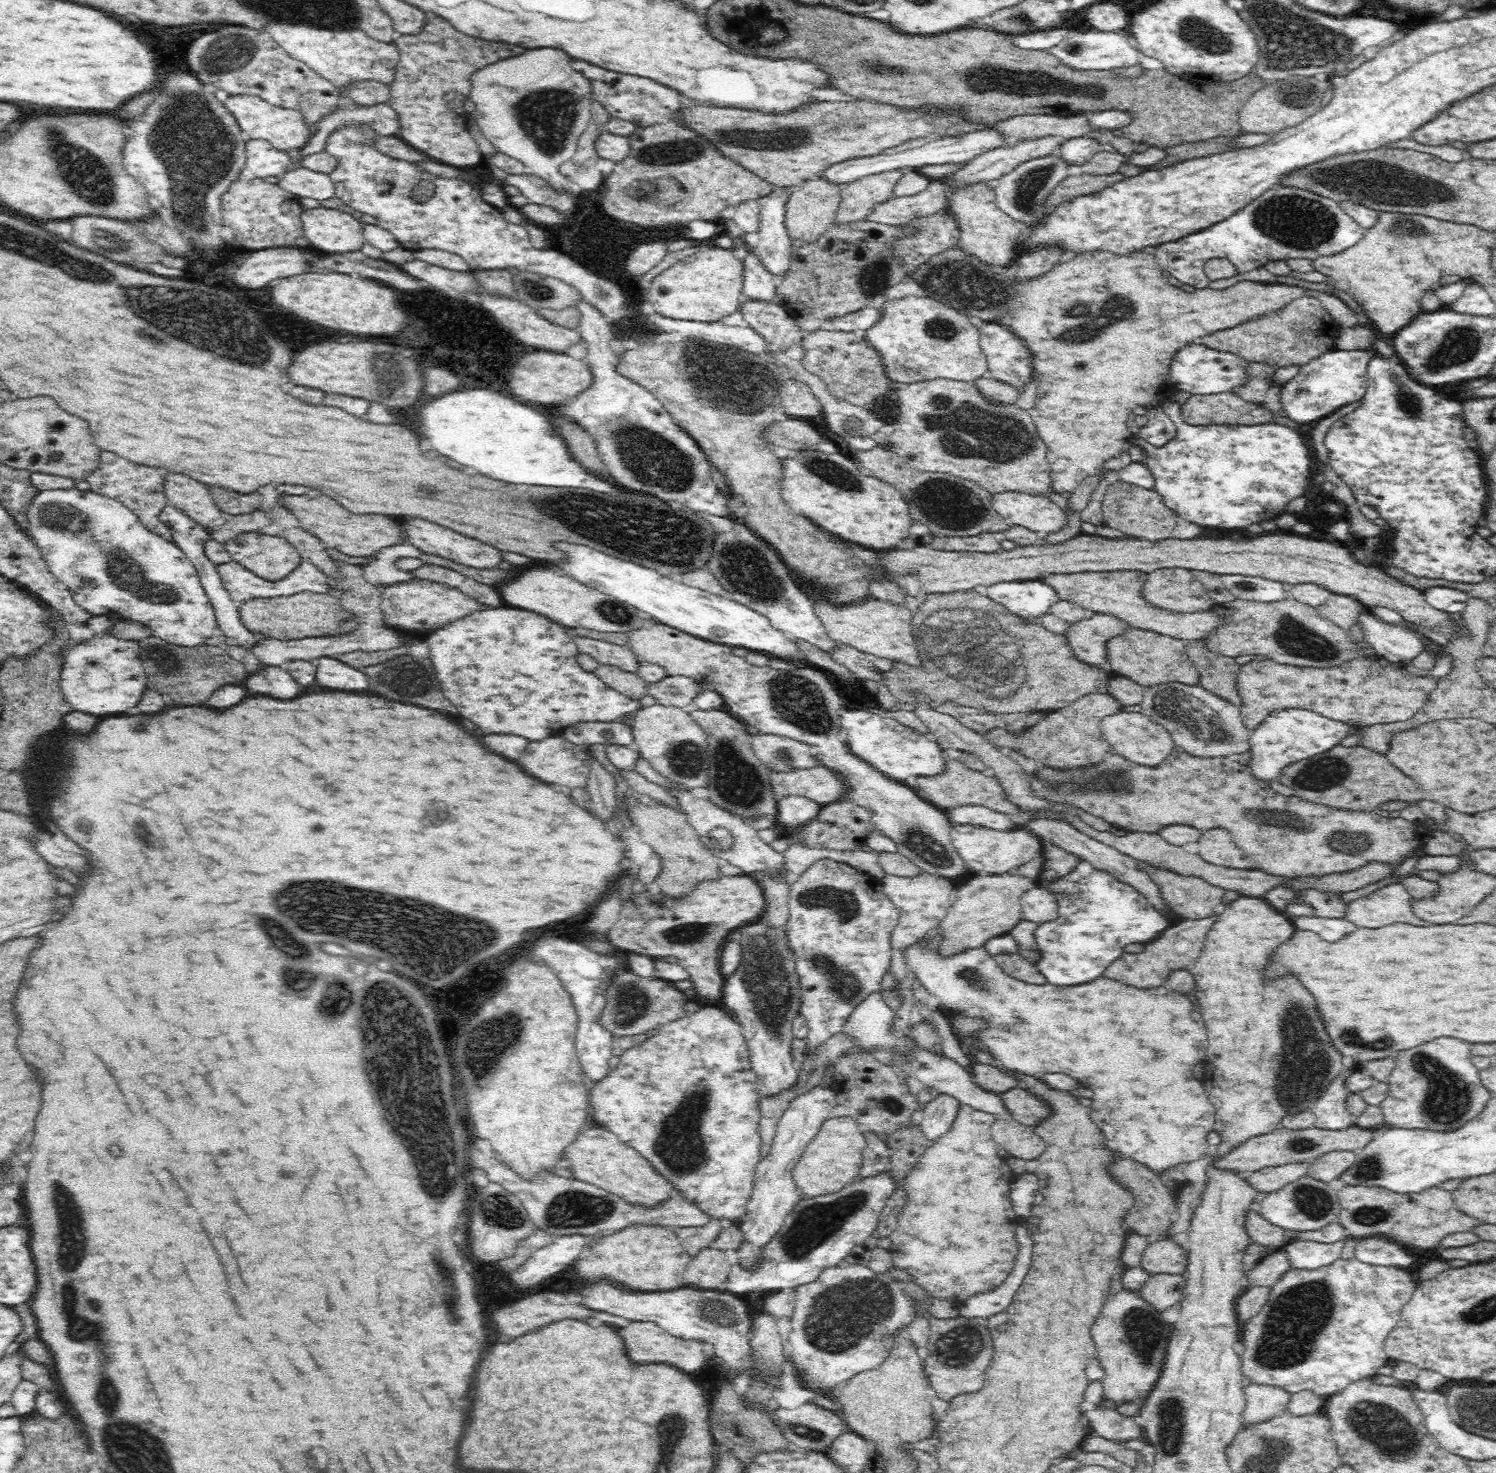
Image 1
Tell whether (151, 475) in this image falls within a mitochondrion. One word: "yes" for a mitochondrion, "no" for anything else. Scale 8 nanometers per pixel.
no

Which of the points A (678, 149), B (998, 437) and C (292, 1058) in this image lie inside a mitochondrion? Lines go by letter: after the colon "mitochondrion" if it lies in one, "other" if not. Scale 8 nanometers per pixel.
A: mitochondrion
B: mitochondrion
C: other

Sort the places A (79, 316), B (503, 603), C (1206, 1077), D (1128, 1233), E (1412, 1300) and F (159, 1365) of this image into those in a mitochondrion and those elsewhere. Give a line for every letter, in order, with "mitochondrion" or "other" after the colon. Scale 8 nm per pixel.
A: other
B: other
C: other
D: other
E: other
F: other

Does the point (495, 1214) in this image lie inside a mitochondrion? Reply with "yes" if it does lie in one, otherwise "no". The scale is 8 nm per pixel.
yes

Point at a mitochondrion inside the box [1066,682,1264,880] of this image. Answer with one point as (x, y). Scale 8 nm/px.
(1204, 724)

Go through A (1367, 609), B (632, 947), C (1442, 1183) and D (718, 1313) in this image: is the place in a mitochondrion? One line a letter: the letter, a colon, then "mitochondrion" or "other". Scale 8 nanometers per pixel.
A: other
B: other
C: other
D: mitochondrion

